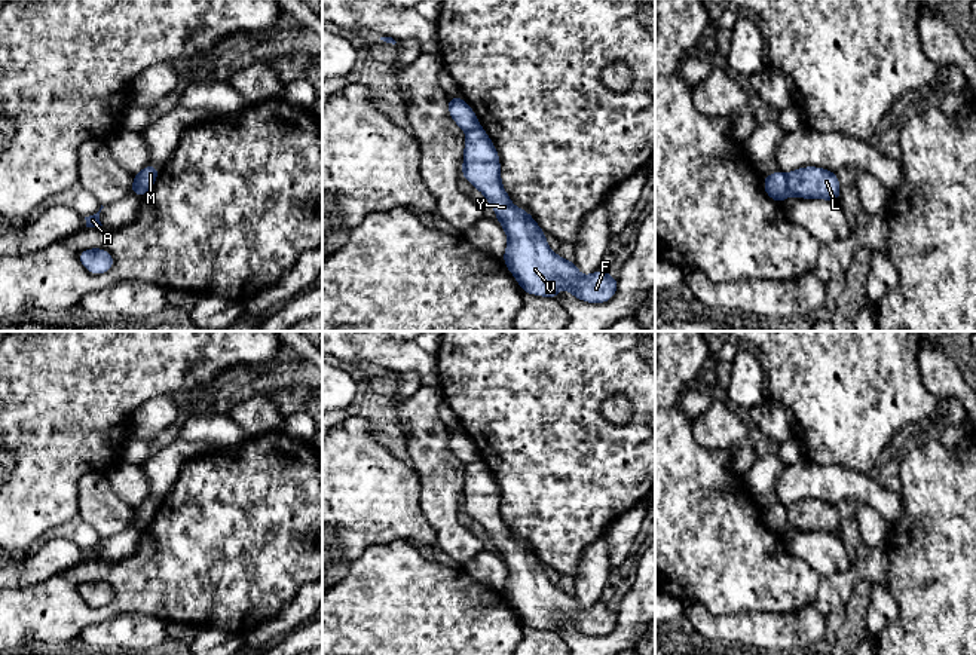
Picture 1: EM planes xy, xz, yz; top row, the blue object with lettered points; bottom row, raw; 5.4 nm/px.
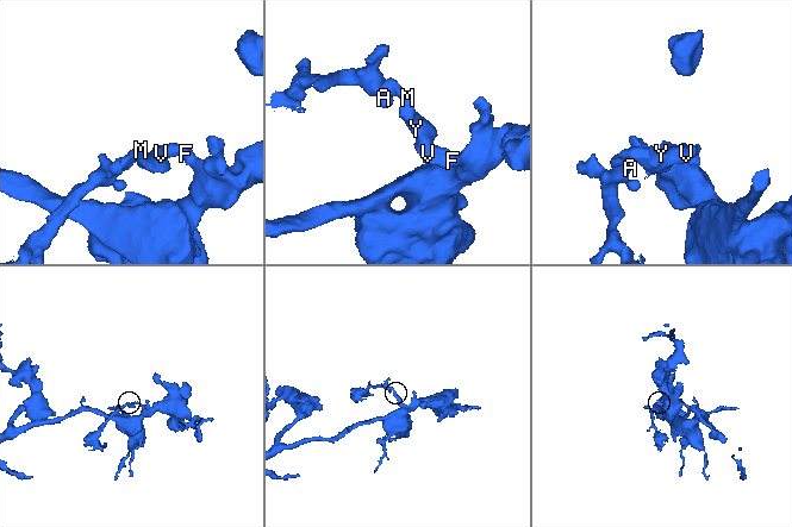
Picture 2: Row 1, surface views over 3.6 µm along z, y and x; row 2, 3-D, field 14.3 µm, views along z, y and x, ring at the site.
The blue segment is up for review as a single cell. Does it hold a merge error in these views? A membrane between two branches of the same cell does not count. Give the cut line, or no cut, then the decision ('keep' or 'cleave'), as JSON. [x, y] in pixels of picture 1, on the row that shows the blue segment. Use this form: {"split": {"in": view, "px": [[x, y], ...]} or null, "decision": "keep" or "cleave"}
{"split": {"in": "yz", "px": [[785, 174], [788, 193]]}, "decision": "cleave"}

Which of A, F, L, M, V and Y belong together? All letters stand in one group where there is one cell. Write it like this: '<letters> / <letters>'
A / F L M V Y

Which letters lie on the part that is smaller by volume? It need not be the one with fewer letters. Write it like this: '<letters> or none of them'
A

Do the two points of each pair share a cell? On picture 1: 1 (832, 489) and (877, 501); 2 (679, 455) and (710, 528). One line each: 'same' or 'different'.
1: same
2: same

